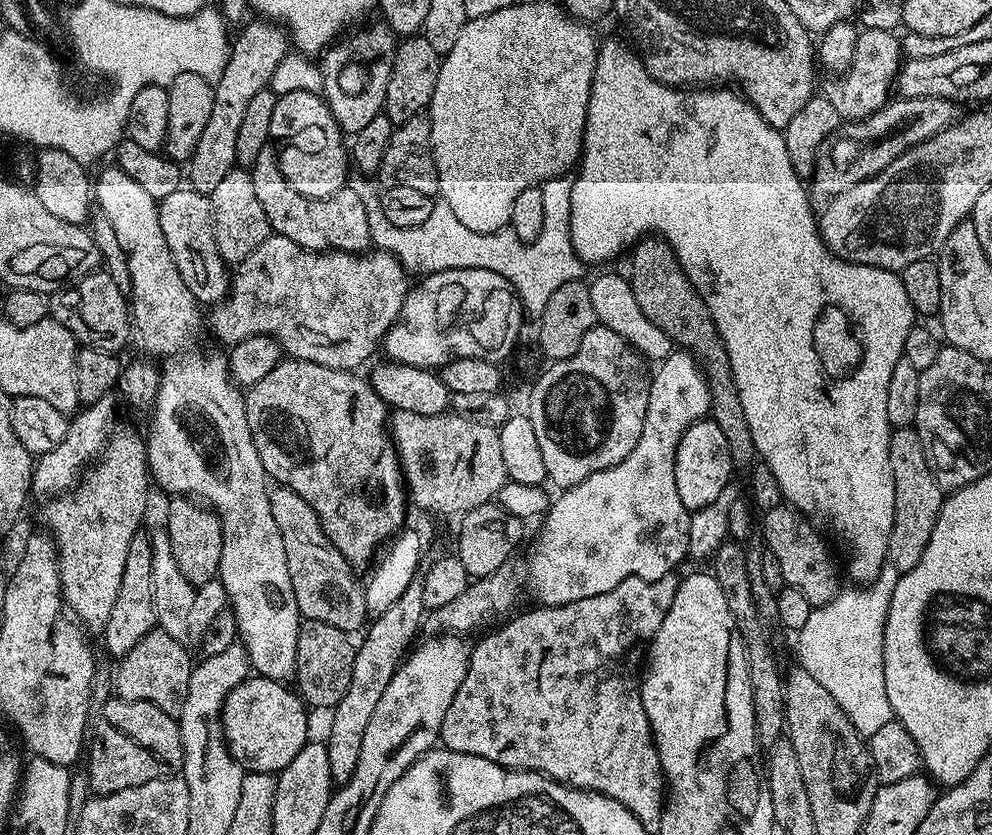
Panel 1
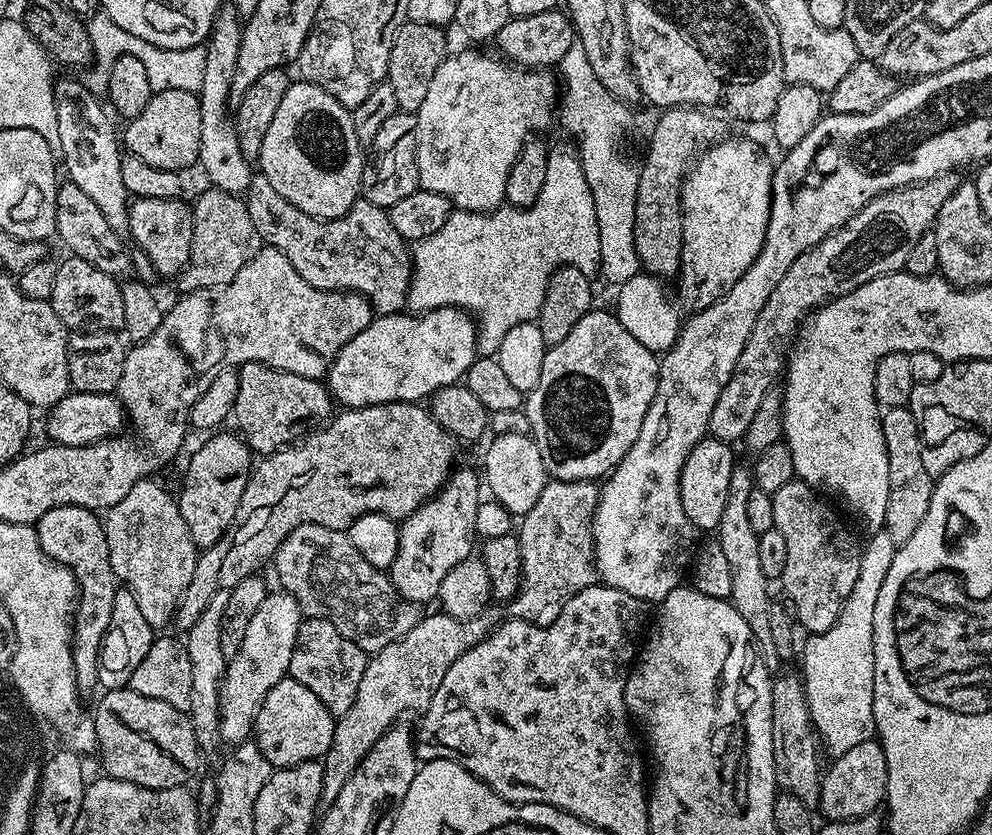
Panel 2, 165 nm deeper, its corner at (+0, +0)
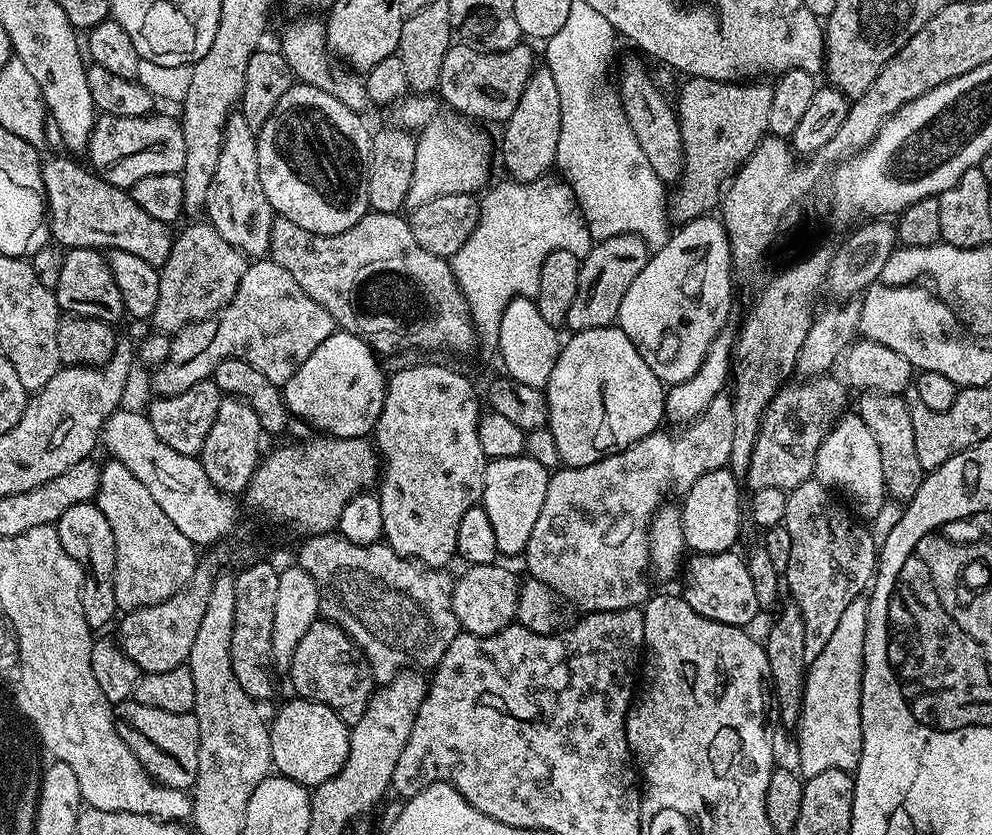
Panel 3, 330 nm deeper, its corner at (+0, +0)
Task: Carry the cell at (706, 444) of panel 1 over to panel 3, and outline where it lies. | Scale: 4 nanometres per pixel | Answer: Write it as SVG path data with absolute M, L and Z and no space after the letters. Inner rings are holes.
M719 468L710 470L710 474L702 474L690 490L683 493L684 504L679 505L680 517L682 518L682 534L684 535L684 547L693 553L718 554L730 552L737 547L736 539L740 536L740 516L742 520L742 496L740 500L741 481L732 473L731 468Z

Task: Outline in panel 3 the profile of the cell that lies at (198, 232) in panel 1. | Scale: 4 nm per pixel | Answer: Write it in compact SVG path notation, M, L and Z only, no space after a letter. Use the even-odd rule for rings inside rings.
M64 156L45 159L42 164L46 219L51 239L65 249L126 250L126 254L138 254L142 262L160 269L166 258L170 258L173 229L158 222L158 218L150 218L150 214L146 214L146 210L134 202L131 191L116 188L83 163L80 165L76 161L79 159Z

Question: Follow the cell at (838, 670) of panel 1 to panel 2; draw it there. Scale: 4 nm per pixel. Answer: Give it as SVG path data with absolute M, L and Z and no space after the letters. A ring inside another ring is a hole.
M878 531L871 533L867 537L868 545L863 545L860 554L860 565L858 566L858 579L854 582L854 590L850 590L850 598L846 598L846 602L842 606L842 610L838 614L838 622L834 622L834 626L830 626L830 630L825 632L817 632L807 637L808 641L803 641L802 656L804 652L804 672L802 671L802 679L804 681L804 689L806 690L806 698L808 699L808 709L812 715L812 726L816 729L816 735L819 743L824 744L832 751L833 757L846 754L846 750L850 750L854 746L858 746L858 742L866 742L876 736L876 723L874 722L874 605L878 602L878 590L882 590L882 581L886 579L886 573L890 570L890 562L894 562L894 554L897 545L894 538L890 538L890 534L886 531Z

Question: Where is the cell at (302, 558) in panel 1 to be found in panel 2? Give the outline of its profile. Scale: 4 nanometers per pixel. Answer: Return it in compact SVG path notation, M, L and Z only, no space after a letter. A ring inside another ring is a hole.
M317 524L298 526L278 546L275 564L279 587L295 598L301 613L334 622L338 631L363 652L380 652L390 642L410 634L420 621L421 609L400 597L387 571L366 562L351 544L347 531L335 532Z

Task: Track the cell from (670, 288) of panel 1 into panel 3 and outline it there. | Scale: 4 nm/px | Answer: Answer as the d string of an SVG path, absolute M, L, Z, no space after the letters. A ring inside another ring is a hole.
M701 76L683 82L674 109L682 134L684 169L666 200L667 217L676 226L709 215L719 205L728 181L769 135L770 102L774 99L772 84L768 82L733 82Z

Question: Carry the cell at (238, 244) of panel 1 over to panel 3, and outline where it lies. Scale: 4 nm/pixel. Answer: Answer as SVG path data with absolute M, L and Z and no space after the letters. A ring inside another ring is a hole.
M188 222L173 239L170 258L160 269L158 282L158 306L150 317L151 327L157 332L175 334L181 332L187 324L193 324L213 316L225 308L242 282L250 263L249 257L239 252L214 226L207 222Z

